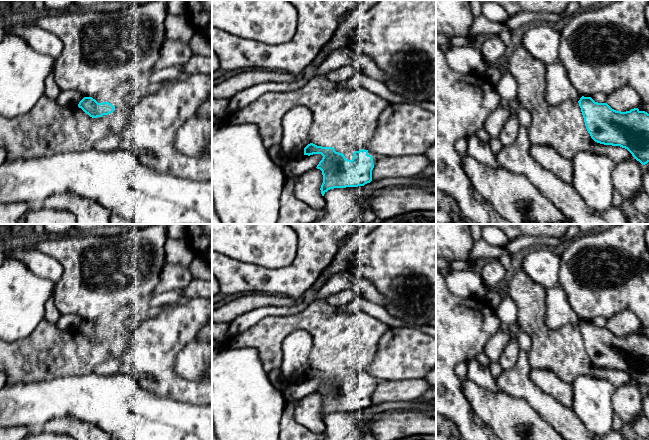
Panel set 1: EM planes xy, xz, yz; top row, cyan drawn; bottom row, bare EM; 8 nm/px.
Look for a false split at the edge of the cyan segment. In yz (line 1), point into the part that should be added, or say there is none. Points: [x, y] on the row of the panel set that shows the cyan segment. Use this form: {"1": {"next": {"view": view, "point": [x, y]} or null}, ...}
{"1": {"next": null}}

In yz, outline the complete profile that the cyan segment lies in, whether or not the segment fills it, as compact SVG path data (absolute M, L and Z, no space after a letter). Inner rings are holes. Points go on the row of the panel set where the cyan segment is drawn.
M582 96L578 101L591 138L627 149L642 165L649 162L649 114L638 108L621 112Z

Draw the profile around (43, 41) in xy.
M16 25L8 33L23 38L34 50L39 53L58 58L63 50L62 41L53 33L37 25Z

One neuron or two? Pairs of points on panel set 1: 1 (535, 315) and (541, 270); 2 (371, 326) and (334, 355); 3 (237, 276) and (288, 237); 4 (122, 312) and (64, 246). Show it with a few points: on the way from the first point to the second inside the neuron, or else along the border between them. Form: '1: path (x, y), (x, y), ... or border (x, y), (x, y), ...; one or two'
1: border (521, 269), (545, 289); two
2: path (362, 332), (343, 346); one
3: border (231, 258), (277, 269); two
4: border (130, 302), (121, 305), (116, 310); two

